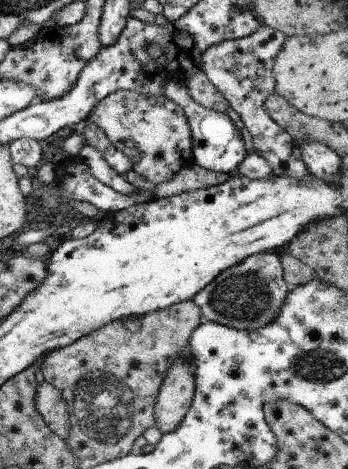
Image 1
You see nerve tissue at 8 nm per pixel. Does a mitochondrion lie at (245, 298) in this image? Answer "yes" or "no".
yes

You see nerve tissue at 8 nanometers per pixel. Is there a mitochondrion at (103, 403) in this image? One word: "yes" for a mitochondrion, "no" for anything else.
yes

